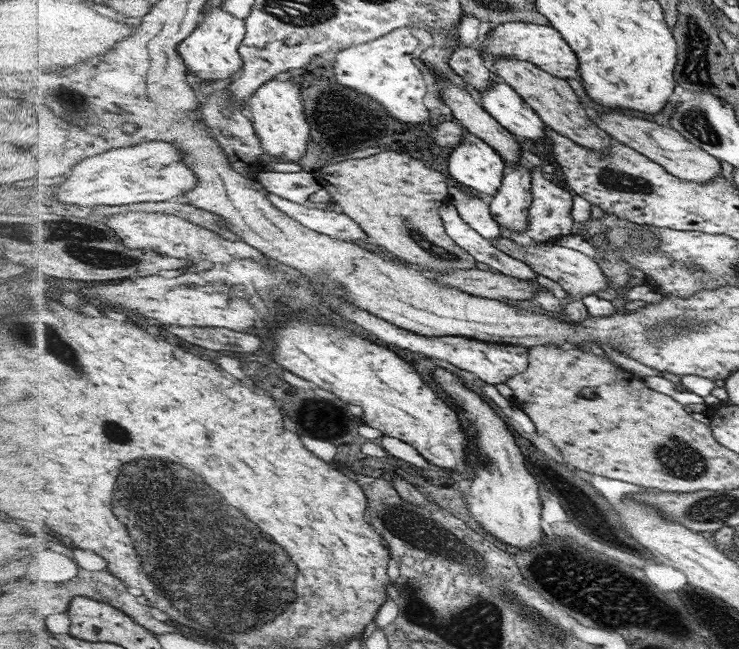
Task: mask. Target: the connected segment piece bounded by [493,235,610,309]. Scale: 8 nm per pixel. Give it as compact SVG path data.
M502 235L496 237L496 243L493 244L497 249L500 249L504 254L512 256L525 262L536 272L547 276L552 281L558 283L566 293L568 298L561 300L562 307L565 309L566 303L592 297L592 293L596 291L610 291L607 284L606 274L602 272L599 262L583 254L581 251L567 248L564 246L556 245L556 243L538 243L530 247L524 247Z

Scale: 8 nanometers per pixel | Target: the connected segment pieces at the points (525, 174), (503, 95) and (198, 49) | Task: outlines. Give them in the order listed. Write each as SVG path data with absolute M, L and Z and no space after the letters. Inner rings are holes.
M523 163L507 169L503 186L491 197L489 210L493 220L510 232L528 230L529 209L532 204L531 175Z
M494 79L492 88L480 94L482 108L512 134L536 142L546 138L546 123L508 83Z
M210 7L208 9L210 11L207 15L204 14L204 20L196 28L196 32L179 46L179 50L186 60L189 72L196 72L204 81L236 81L243 74L246 64L241 53L241 46L248 36L247 20L236 18L224 7Z

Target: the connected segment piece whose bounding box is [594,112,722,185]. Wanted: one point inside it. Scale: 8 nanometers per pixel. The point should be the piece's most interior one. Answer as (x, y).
(666, 146)

